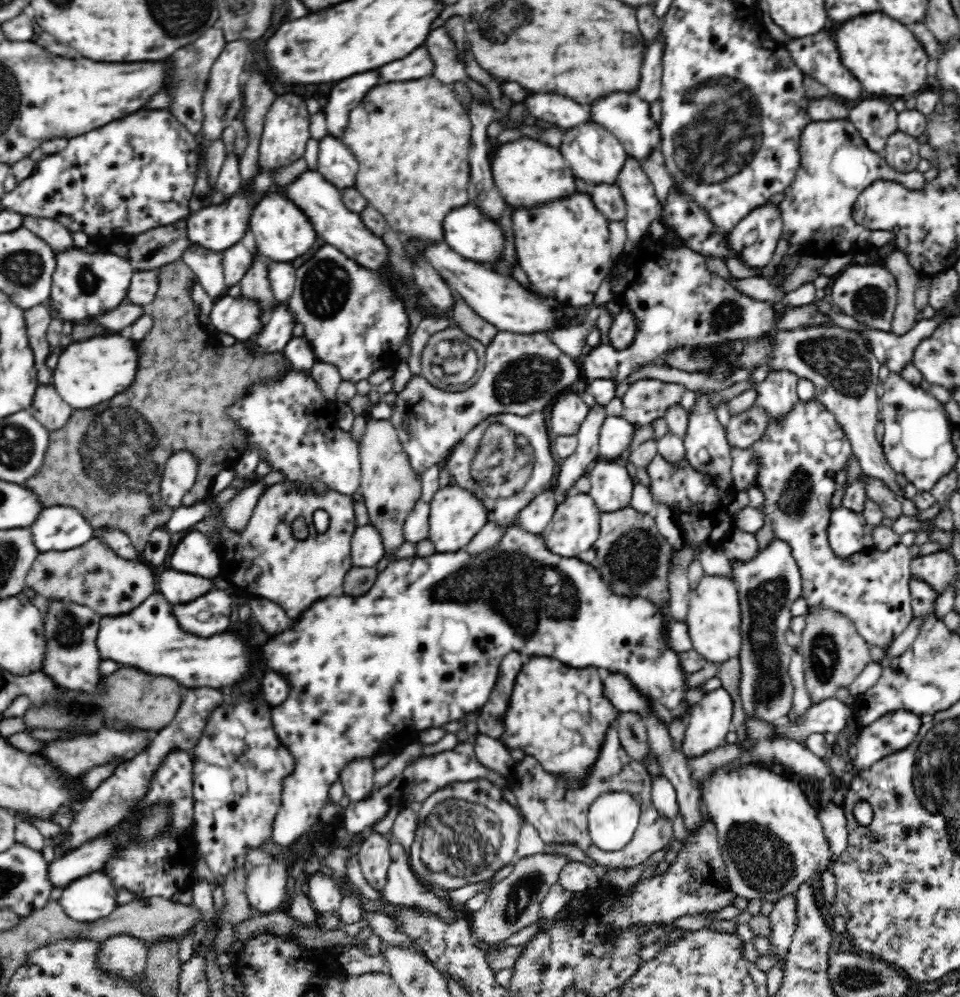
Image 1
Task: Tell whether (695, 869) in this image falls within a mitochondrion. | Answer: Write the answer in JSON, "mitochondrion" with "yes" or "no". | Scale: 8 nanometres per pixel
{"mitochondrion":"no"}

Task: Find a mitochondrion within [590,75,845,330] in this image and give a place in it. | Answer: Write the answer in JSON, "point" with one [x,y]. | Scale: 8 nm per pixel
{"point":[704,103]}

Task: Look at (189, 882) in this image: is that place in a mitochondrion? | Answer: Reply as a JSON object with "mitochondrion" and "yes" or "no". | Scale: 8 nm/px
{"mitochondrion":"no"}

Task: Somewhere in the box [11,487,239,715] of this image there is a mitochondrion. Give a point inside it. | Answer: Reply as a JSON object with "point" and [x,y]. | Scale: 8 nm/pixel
{"point":[68,637]}

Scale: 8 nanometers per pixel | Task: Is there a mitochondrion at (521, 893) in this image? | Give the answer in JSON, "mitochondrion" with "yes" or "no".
{"mitochondrion":"yes"}

